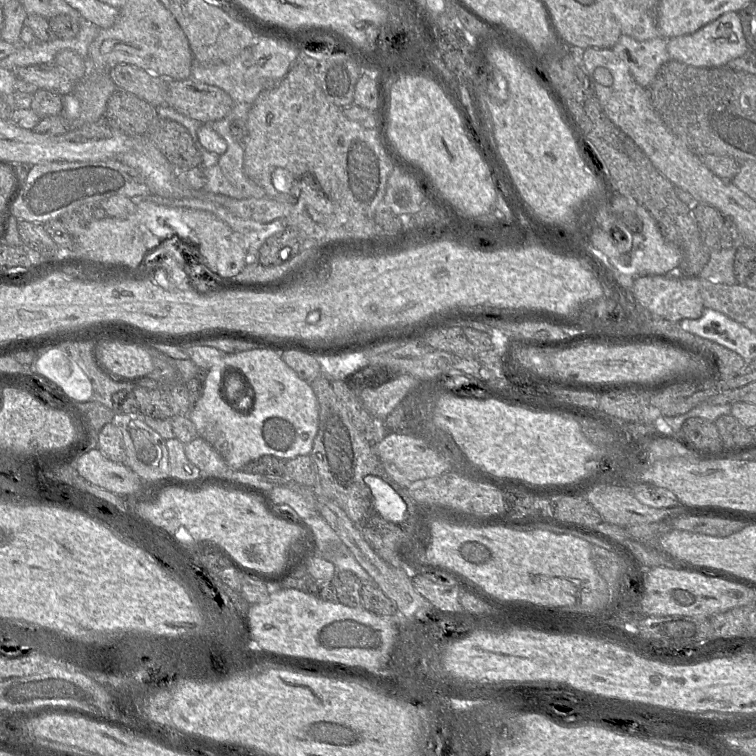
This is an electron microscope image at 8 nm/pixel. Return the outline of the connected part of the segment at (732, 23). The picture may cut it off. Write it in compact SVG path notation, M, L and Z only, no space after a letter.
M730 11L692 34L667 39L667 51L671 60L699 68L711 68L725 66L731 60L754 50L749 49L738 12Z

